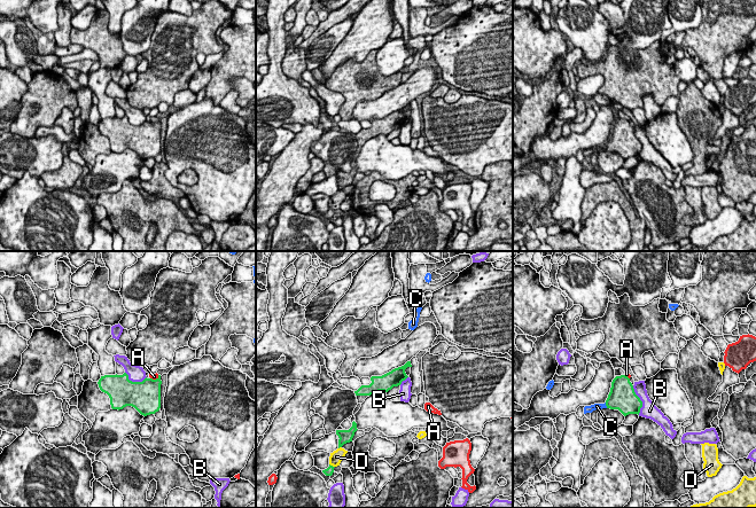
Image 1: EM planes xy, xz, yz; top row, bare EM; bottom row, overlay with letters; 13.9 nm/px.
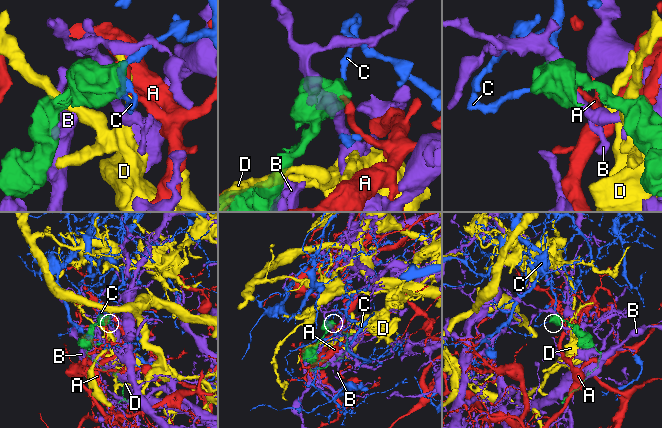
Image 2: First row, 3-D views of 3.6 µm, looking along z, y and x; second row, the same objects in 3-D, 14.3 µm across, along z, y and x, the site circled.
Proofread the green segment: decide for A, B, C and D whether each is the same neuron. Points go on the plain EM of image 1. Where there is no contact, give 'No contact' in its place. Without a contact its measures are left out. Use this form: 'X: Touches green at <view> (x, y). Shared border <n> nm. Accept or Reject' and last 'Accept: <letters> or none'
A: Touches green at xy (154, 123). Shared border 140 nm. Reject
B: Touches green at yz (640, 143). Shared border 420 nm. Reject
C: Touches green at yz (606, 148). Shared border 90 nm. Reject
D: Touches green at xz (332, 209). Shared border 100 nm. Reject
Accept: none

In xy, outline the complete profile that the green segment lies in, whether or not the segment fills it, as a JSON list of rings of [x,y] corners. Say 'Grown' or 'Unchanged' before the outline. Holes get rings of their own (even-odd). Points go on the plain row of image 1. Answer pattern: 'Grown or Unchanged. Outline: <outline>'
Unchanged. Outline: [[[104,118],[98,125],[102,135],[110,141],[112,153],[134,150],[141,158],[155,157],[161,151],[161,118],[156,123],[145,122],[132,125],[128,118]]]

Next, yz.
Unchanged. Outline: [[[621,118],[616,119],[611,125],[606,149],[610,153],[618,153],[624,159],[629,157],[639,158],[642,144],[636,138],[630,122],[625,118]]]

